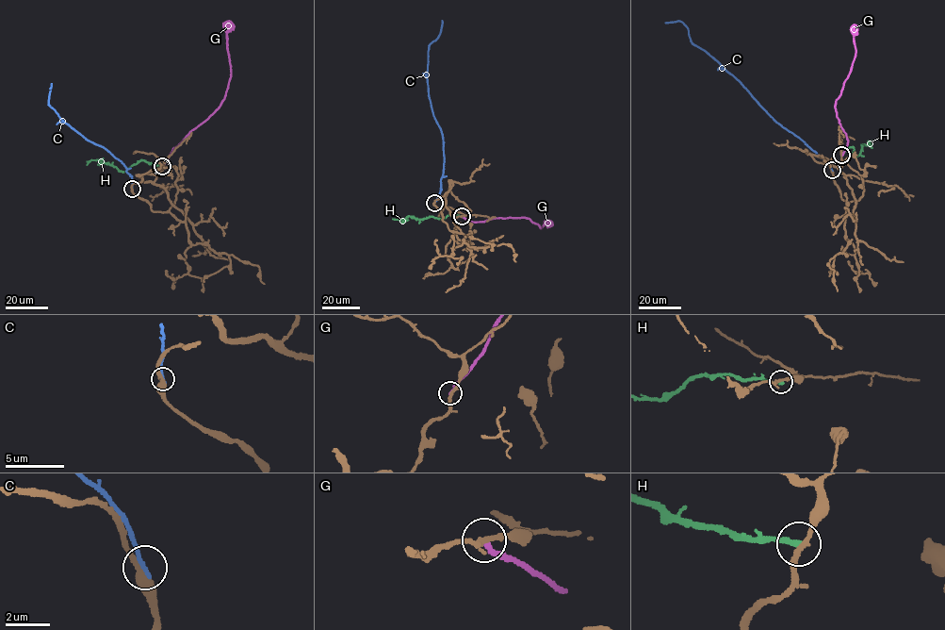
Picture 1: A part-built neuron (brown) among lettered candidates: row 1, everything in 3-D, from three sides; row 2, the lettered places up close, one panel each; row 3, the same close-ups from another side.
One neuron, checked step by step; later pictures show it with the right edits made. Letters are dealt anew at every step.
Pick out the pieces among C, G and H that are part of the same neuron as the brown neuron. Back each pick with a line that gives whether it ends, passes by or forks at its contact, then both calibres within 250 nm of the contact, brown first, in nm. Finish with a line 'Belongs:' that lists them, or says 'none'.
Belongs: none

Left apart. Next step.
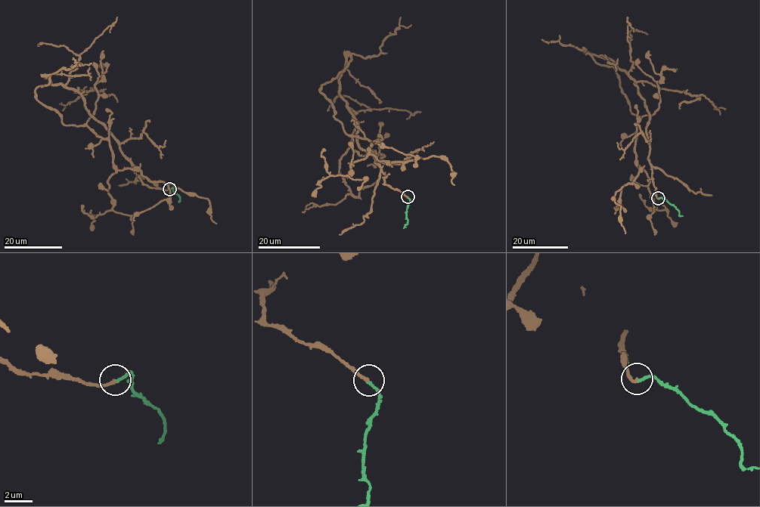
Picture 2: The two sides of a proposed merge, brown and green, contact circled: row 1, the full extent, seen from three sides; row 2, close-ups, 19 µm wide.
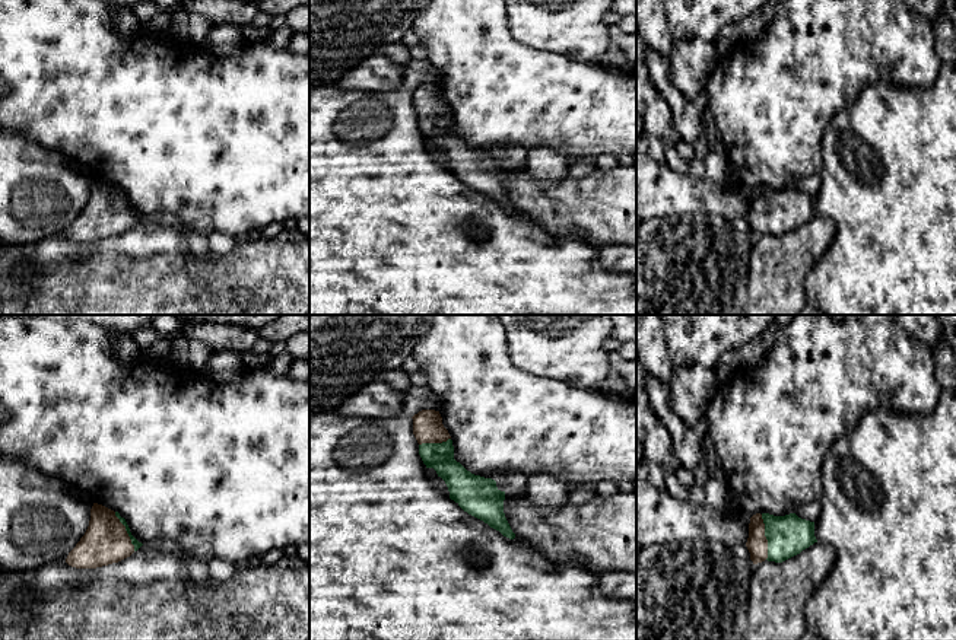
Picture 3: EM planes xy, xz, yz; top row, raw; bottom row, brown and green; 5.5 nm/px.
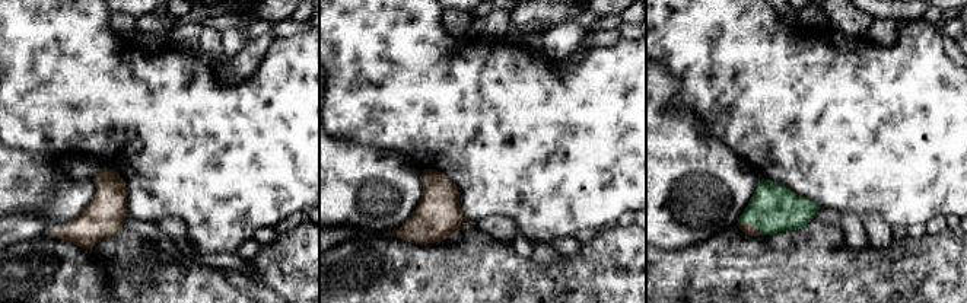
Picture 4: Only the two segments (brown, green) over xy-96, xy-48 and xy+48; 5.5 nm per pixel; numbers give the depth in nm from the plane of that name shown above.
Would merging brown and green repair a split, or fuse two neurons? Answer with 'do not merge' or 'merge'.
merge

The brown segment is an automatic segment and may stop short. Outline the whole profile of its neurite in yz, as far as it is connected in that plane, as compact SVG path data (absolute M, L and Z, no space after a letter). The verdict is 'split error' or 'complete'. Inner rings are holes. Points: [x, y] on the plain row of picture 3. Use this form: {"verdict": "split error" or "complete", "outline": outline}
{"verdict": "split error", "outline": "M756 187L750 191L746 220L753 238L765 233L782 236L817 216L814 195L795 187L774 190Z"}

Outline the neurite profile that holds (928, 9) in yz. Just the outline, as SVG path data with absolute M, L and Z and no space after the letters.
M901 0L908 9L928 19L931 23L936 20L941 0Z

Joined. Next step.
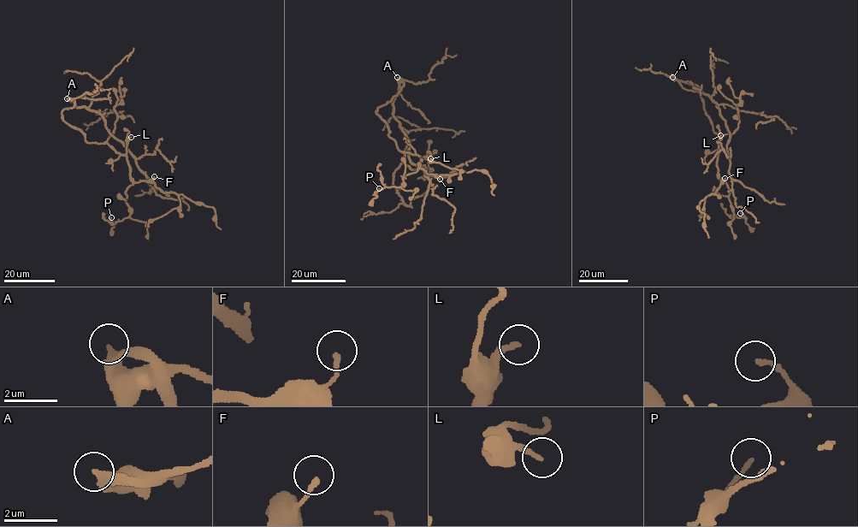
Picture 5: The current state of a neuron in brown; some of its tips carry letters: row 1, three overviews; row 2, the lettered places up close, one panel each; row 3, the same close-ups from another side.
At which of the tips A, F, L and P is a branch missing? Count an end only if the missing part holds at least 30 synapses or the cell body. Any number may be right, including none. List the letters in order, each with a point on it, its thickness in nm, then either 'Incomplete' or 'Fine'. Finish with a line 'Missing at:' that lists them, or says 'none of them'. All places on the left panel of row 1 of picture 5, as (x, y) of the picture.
A: Place: (67, 98). Thickness 240 nm. Incomplete
F: Place: (154, 176). Thickness 160 nm. Fine
L: Place: (131, 137). Thickness 180 nm. Fine
P: Place: (111, 217). Thickness 150 nm. Fine
Missing at: A

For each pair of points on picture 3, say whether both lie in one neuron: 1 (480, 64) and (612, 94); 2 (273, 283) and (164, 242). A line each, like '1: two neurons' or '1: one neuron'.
1: one neuron
2: one neuron

